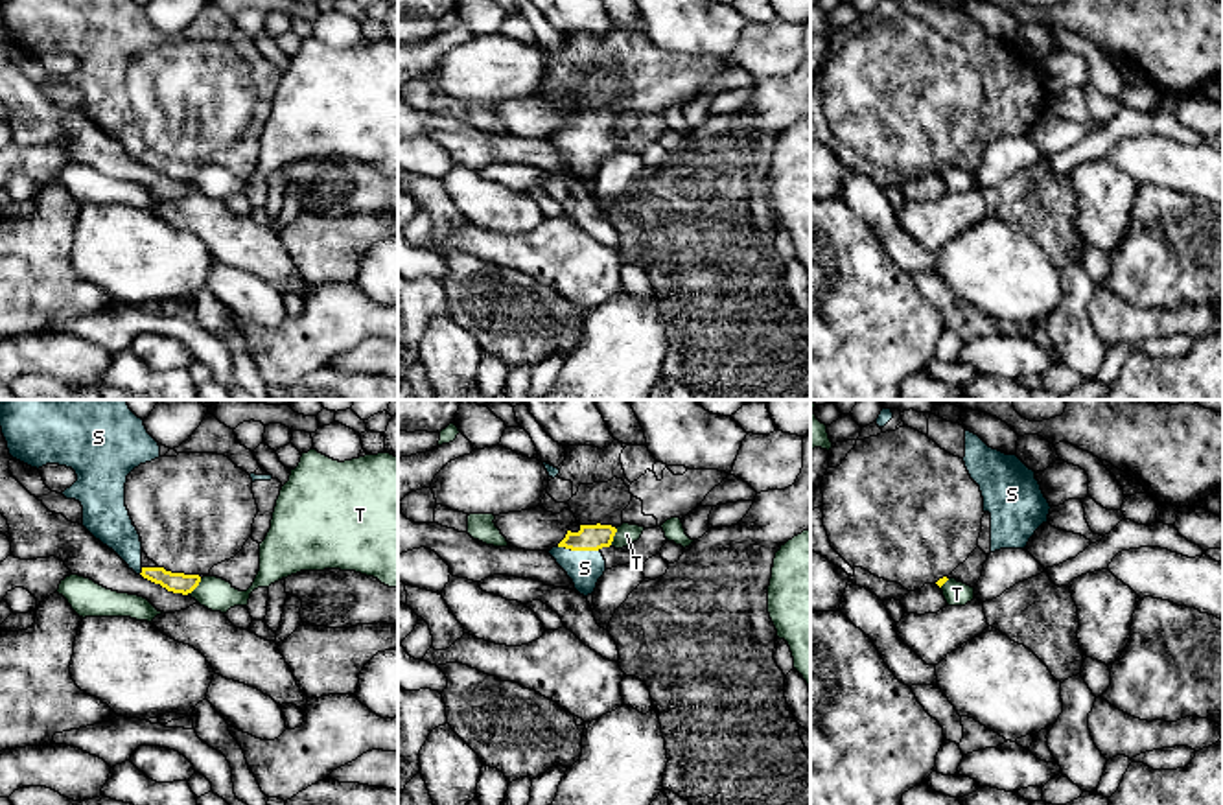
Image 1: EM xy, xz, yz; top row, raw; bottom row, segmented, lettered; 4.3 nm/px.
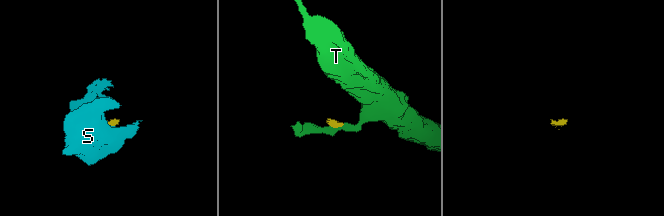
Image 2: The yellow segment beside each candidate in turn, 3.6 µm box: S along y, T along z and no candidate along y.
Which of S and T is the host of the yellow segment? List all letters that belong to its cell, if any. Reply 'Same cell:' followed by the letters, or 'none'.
Same cell: S

